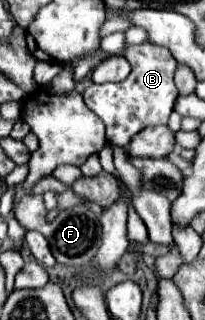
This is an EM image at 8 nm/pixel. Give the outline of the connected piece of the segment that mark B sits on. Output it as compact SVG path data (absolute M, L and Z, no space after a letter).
M141 43L129 45L131 57L131 75L121 83L103 83L89 85L83 93L89 109L105 123L107 139L115 145L129 145L135 133L143 131L149 125L167 123L169 113L173 111L177 99L177 87L173 83L173 73L177 61L167 53L167 49L159 49L159 45Z

